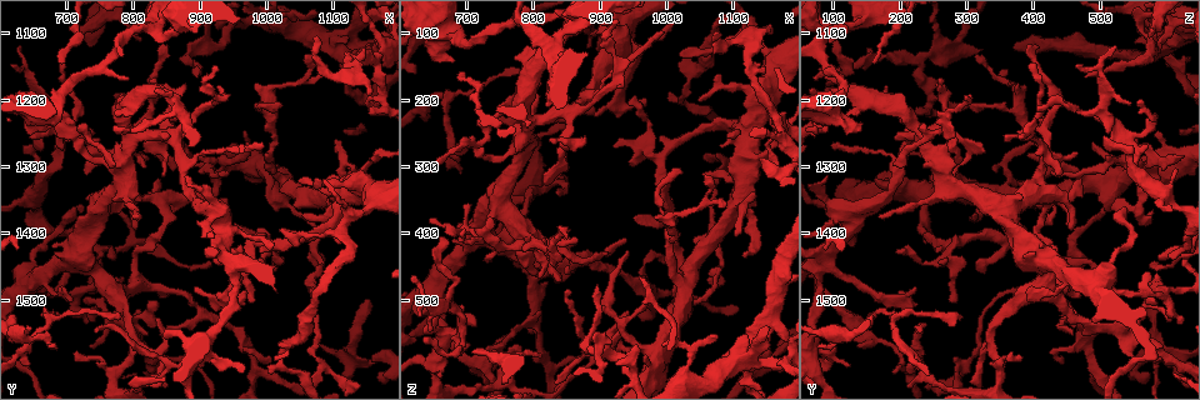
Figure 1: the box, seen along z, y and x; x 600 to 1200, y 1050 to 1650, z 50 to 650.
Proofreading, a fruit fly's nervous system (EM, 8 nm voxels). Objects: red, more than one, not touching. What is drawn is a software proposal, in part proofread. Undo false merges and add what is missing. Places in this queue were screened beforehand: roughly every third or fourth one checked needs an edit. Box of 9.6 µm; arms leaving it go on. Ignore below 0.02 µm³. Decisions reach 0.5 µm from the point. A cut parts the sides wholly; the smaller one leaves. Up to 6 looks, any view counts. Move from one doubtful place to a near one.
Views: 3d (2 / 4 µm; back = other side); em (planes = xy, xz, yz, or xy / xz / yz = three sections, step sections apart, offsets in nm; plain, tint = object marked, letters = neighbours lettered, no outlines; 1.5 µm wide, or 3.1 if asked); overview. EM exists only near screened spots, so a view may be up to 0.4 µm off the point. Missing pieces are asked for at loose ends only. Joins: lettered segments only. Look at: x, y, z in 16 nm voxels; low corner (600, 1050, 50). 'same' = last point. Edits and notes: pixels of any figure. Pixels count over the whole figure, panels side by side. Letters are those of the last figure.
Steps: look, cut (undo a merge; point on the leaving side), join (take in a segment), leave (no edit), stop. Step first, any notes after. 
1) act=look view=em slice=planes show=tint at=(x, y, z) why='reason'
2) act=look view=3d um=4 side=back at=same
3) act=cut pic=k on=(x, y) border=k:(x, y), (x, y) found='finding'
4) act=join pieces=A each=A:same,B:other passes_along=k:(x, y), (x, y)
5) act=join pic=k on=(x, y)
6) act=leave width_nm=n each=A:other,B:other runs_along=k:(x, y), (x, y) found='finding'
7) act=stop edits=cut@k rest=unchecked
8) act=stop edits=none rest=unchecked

act=look view=em slice=planes show=letters at=(1120, 1115, 550) why='thick end'

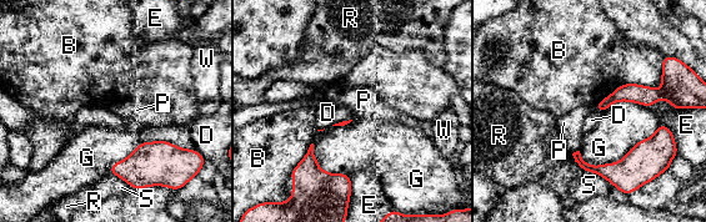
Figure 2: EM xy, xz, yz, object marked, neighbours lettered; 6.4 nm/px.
act=leave each=B:other,D:other,E:other,G:other,P:other,R:other,S:other,W:other border=2:(140, 141), (169, 141), (191, 150) found='no lettered segment goes on from it'

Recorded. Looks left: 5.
act=look view=em slice=planes show=plain at=(695, 1250, 555) why='sharp bend'

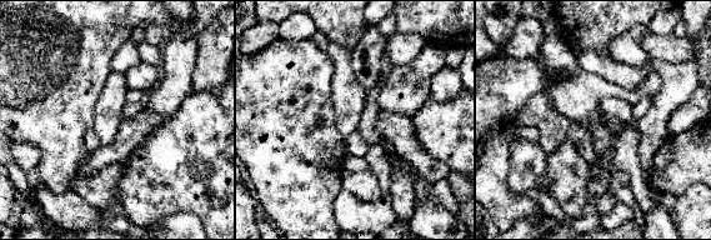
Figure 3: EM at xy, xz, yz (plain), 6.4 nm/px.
act=look view=em slice=planes show=letters at=same why='see the neighbours'

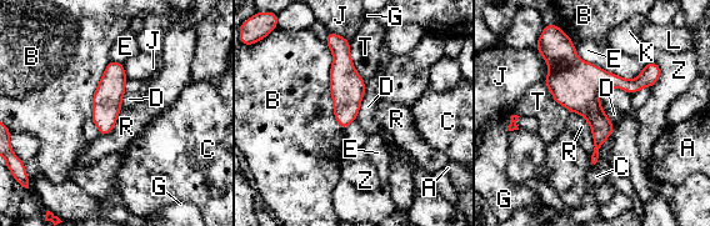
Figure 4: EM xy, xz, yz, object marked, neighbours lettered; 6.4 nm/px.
act=leave width_nm=140 each=A:other,B:other,C:other,D:other,E:other,G:other,J:other,K:other,L:other,R:other,T:other,Z:other found='all the same neuron'

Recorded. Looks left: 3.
act=look view=3d um=2 at=(1140, 1125, 150) why='an open end'

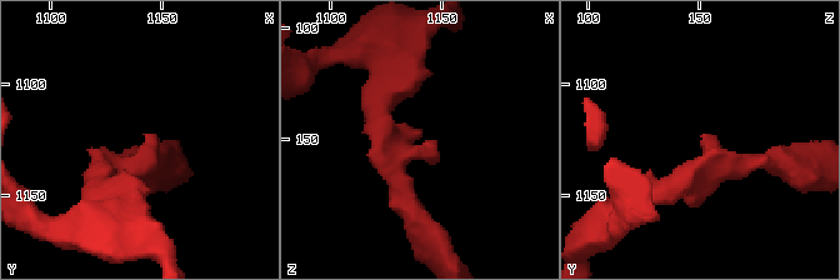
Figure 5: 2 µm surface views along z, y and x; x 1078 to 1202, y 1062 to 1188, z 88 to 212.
act=look view=em slice=planes show=letters at=(1145, 1122, 150) arm_widths_nm=200,220 why='need the tissue'

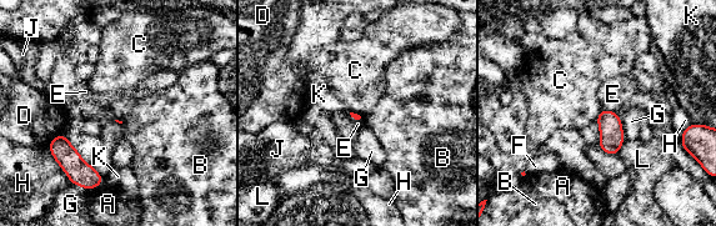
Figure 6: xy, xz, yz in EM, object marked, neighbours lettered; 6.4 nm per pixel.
act=leave each=A:other,B:other,C:other,D:other,E:other,F:other,G:other,H:other,J:other,K:other,L:other border=6:(602, 109), (595, 120) found='no lettered segment goes on from it'

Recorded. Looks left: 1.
act=stop edits=none rest=unchecked

